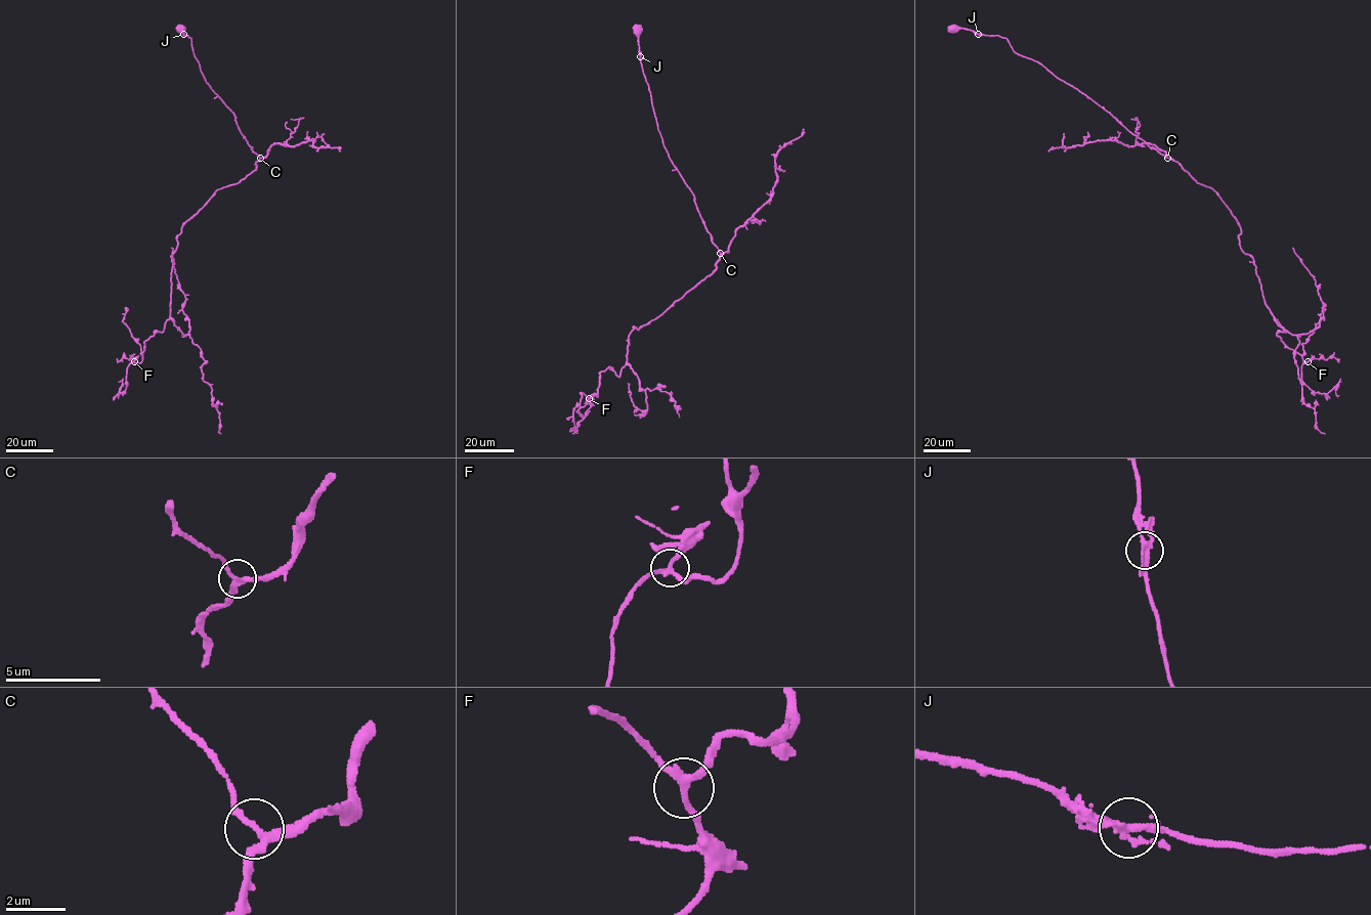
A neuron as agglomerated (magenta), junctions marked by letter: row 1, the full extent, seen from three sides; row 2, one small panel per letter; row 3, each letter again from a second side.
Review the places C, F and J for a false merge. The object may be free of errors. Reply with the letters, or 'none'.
none

